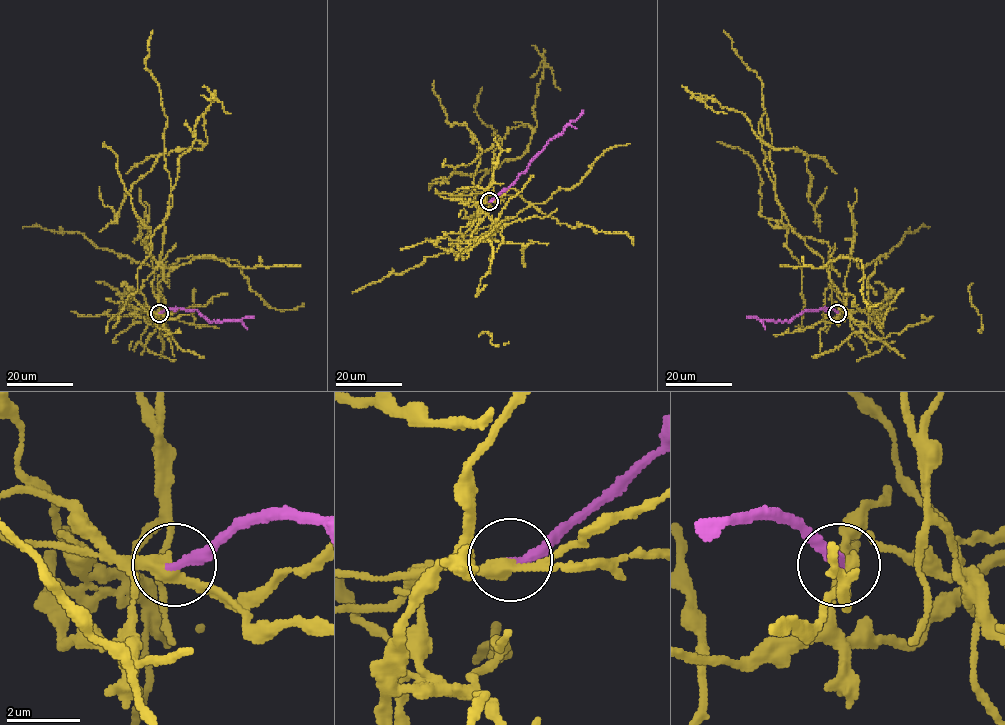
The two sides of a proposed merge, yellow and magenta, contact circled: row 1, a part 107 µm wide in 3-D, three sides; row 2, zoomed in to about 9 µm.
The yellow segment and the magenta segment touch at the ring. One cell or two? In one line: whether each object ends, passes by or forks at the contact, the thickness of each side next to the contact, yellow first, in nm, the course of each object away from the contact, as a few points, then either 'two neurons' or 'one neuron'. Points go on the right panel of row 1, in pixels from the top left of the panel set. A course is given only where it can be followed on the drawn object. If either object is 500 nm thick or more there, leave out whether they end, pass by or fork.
yellow passes by | magenta ends | 340/280 nm | yellow via (838, 313), (849, 313), (843, 296), (779, 208), (760, 139), (807, 155), (815, 214), (827, 186) | magenta via (838, 313), (833, 309), (807, 310), (782, 321), (747, 316) | two neurons

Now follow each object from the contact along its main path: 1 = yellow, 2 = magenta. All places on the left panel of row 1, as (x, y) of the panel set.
1: (159, 313), (151, 311), (178, 157), (203, 144), (159, 155), (116, 214), (99, 186)
2: (159, 313), (167, 309), (196, 310), (209, 321), (254, 316)

